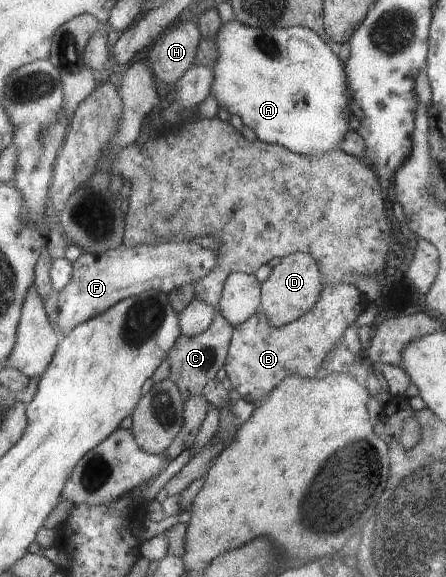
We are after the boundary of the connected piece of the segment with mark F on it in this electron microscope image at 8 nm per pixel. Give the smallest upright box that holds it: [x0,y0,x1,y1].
[54,243,216,337]

